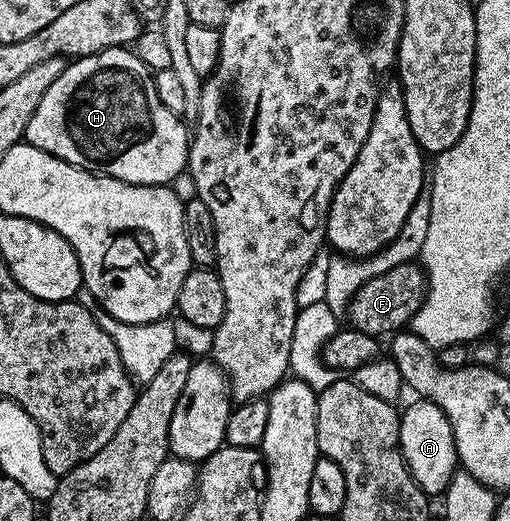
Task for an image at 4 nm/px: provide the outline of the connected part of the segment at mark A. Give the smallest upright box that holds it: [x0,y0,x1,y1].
[399,398,459,498]

